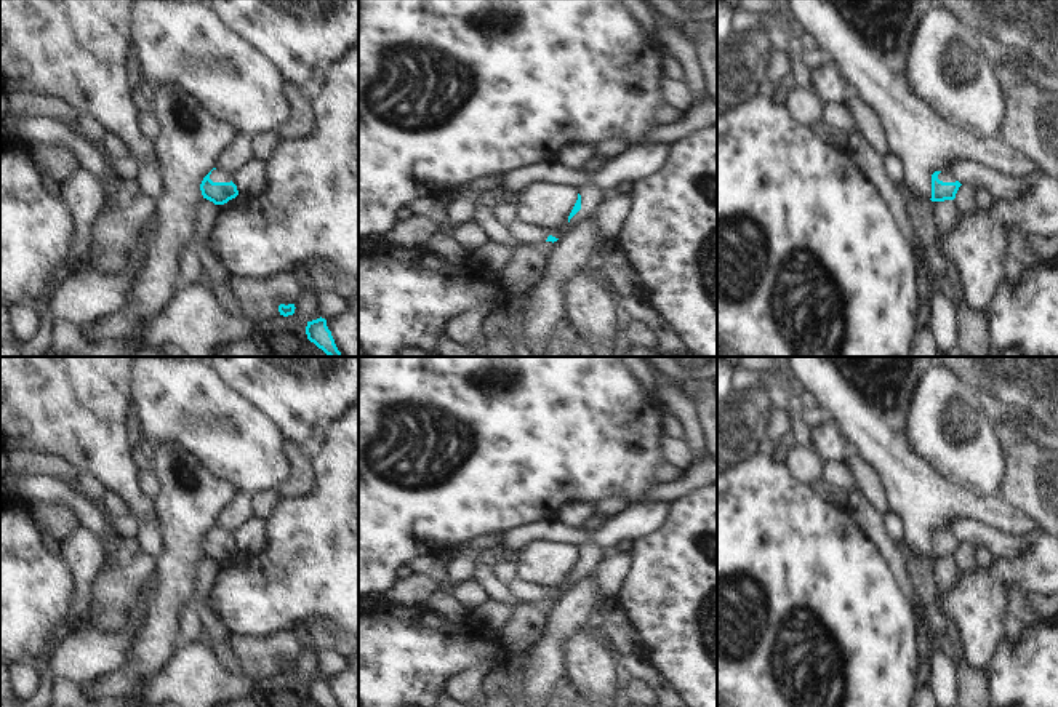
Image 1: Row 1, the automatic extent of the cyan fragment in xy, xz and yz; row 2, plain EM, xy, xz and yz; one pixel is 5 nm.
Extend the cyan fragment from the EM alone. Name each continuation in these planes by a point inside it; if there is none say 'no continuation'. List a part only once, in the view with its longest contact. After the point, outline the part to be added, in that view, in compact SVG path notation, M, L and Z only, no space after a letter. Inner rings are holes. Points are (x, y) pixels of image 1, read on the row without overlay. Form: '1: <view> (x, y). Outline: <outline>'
1: xy (216, 533). Outline: M216 526L216 528L211 529L210 537L213 541L230 541L232 533Z

